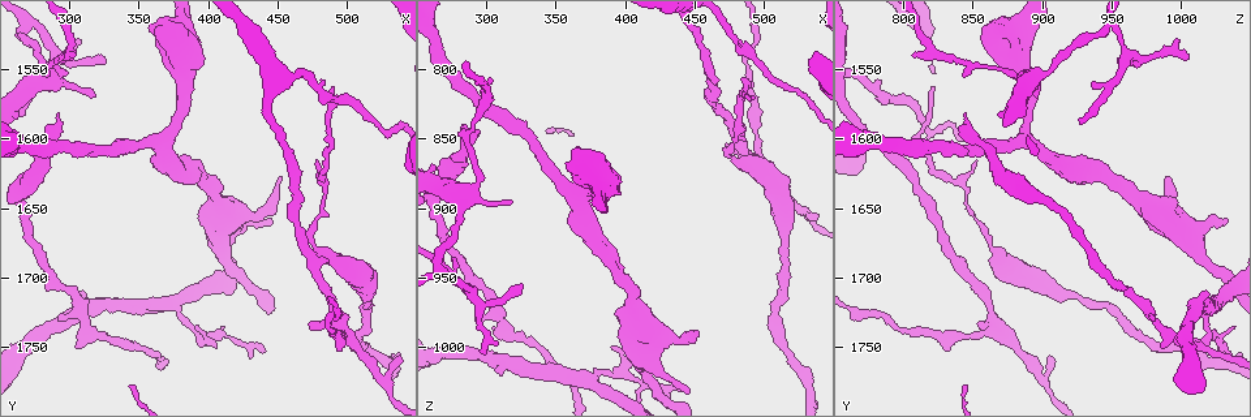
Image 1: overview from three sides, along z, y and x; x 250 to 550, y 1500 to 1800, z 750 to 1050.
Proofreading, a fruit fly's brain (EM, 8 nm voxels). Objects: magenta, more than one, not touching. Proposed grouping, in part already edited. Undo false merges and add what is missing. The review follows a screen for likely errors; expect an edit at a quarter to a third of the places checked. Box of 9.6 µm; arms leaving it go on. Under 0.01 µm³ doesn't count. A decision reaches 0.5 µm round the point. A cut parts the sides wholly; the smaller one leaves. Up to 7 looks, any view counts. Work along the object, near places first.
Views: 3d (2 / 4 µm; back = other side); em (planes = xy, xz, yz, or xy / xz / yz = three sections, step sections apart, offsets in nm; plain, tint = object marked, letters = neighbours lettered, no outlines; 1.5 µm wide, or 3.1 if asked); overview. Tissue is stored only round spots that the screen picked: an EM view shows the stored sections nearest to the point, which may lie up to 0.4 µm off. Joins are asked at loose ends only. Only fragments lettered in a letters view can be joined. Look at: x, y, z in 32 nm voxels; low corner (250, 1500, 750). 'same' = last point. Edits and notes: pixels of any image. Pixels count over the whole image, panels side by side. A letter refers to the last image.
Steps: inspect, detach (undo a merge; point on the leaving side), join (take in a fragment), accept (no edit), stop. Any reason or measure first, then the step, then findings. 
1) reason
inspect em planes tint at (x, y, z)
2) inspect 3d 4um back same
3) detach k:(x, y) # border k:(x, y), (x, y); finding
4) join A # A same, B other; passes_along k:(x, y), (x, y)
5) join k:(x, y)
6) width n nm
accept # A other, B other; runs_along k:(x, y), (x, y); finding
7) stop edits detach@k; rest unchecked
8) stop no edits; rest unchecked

inspect em xz step 8 tint at (454, 1630, 992)

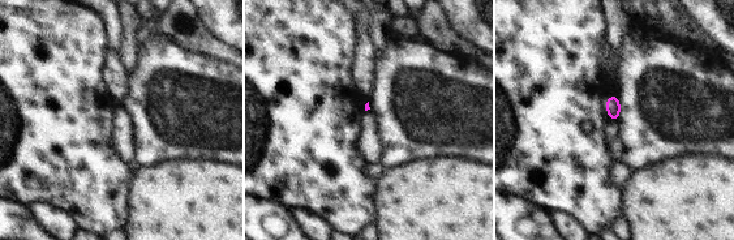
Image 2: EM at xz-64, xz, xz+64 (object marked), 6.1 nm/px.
inspect em planes letters same

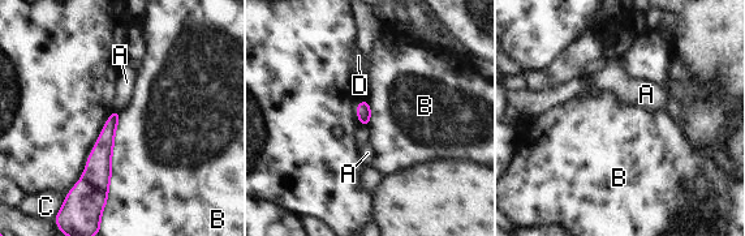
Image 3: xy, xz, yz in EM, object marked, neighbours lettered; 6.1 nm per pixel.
accept # A other, B other, C other, D other; border 3:(121, 112), (103, 209); none of them fits

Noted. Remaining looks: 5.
an open end
inspect 3d 4um at (472, 1730, 856)

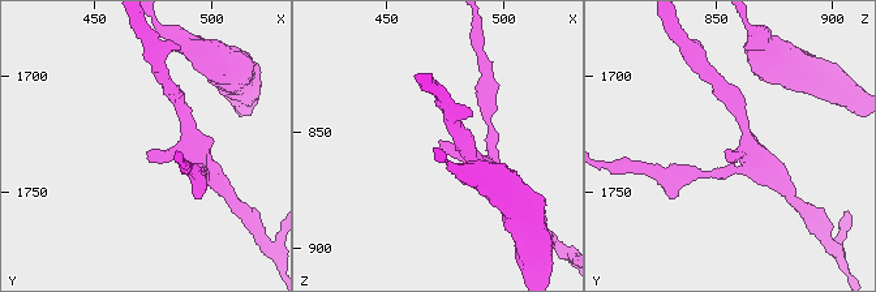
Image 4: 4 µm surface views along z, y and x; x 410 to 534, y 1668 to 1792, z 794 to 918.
need the tissue
inspect em yz step 8 letters at (473, 1733, 854)

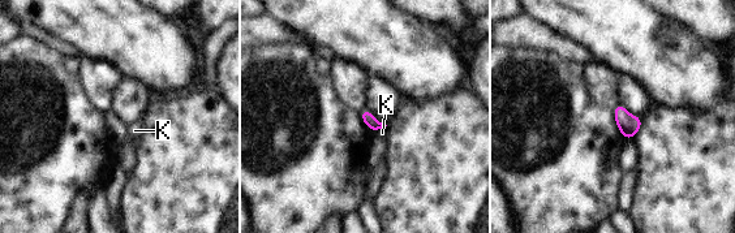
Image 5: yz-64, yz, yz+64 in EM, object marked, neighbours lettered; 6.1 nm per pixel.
inspect em planes letters same

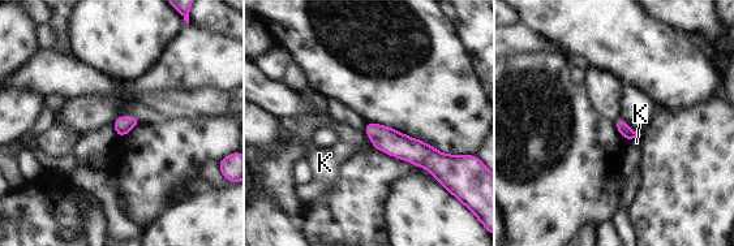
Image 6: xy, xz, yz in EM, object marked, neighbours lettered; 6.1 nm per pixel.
accept # K other; border 6:(640, 134), (629, 141); none of them fits

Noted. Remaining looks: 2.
stop no edits; rest unchecked

